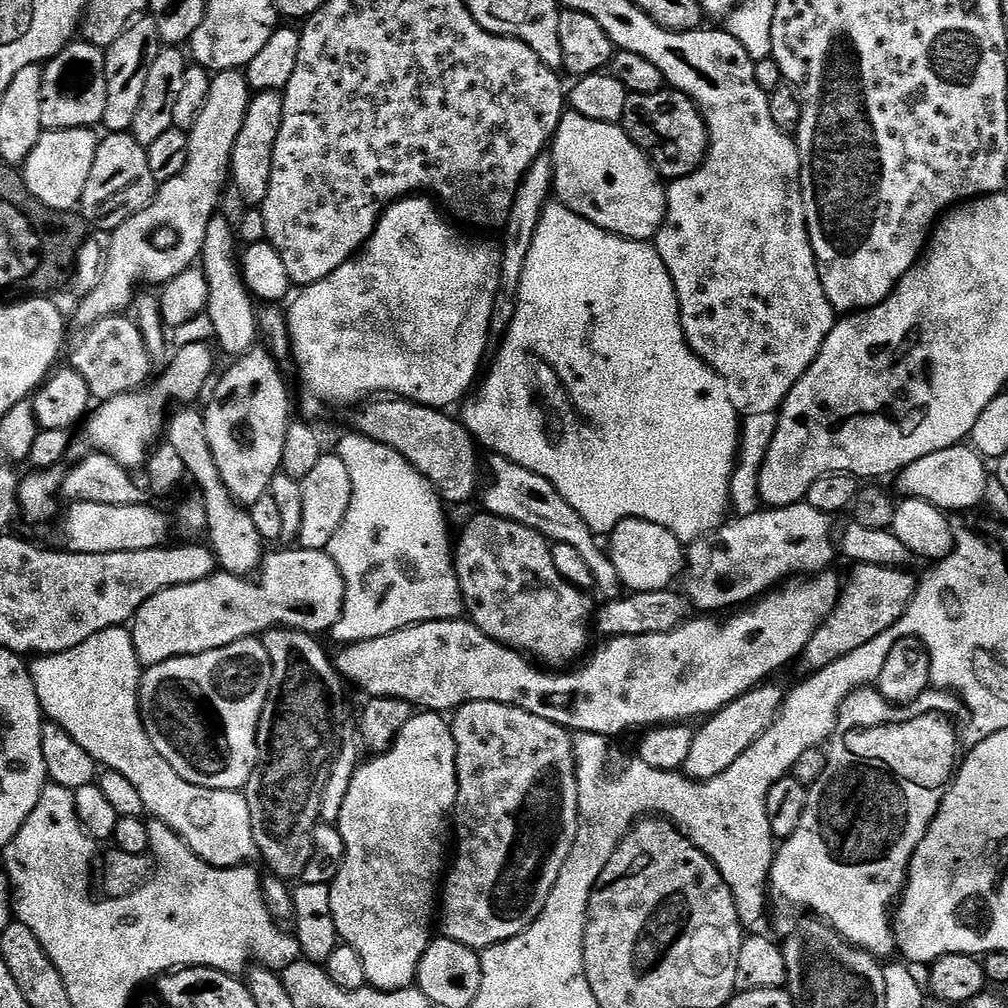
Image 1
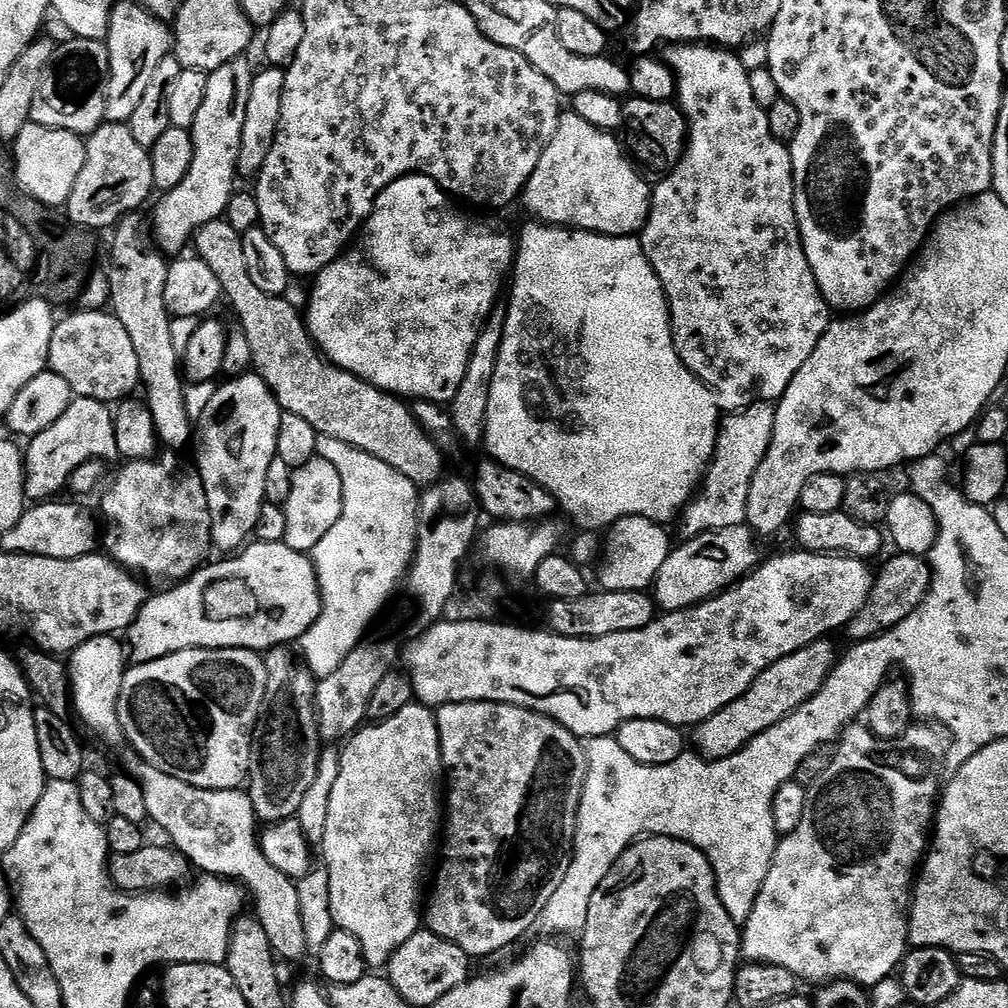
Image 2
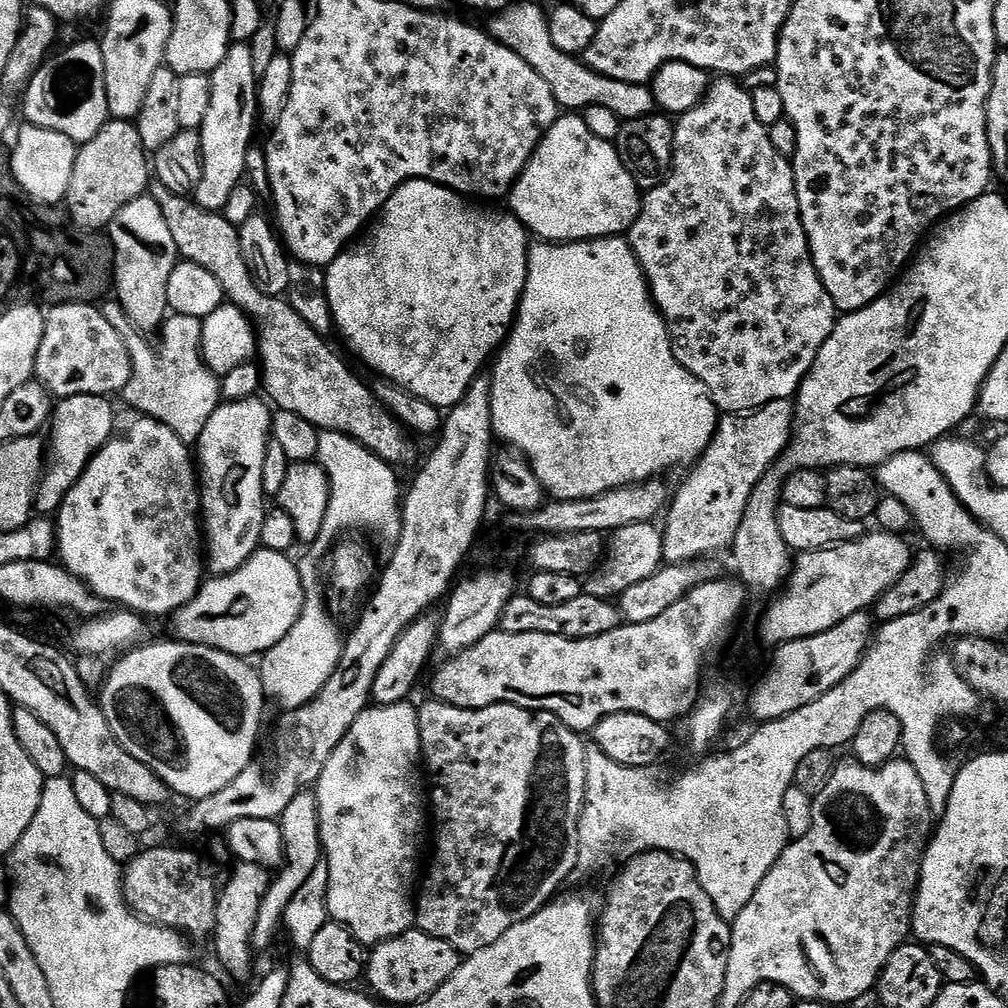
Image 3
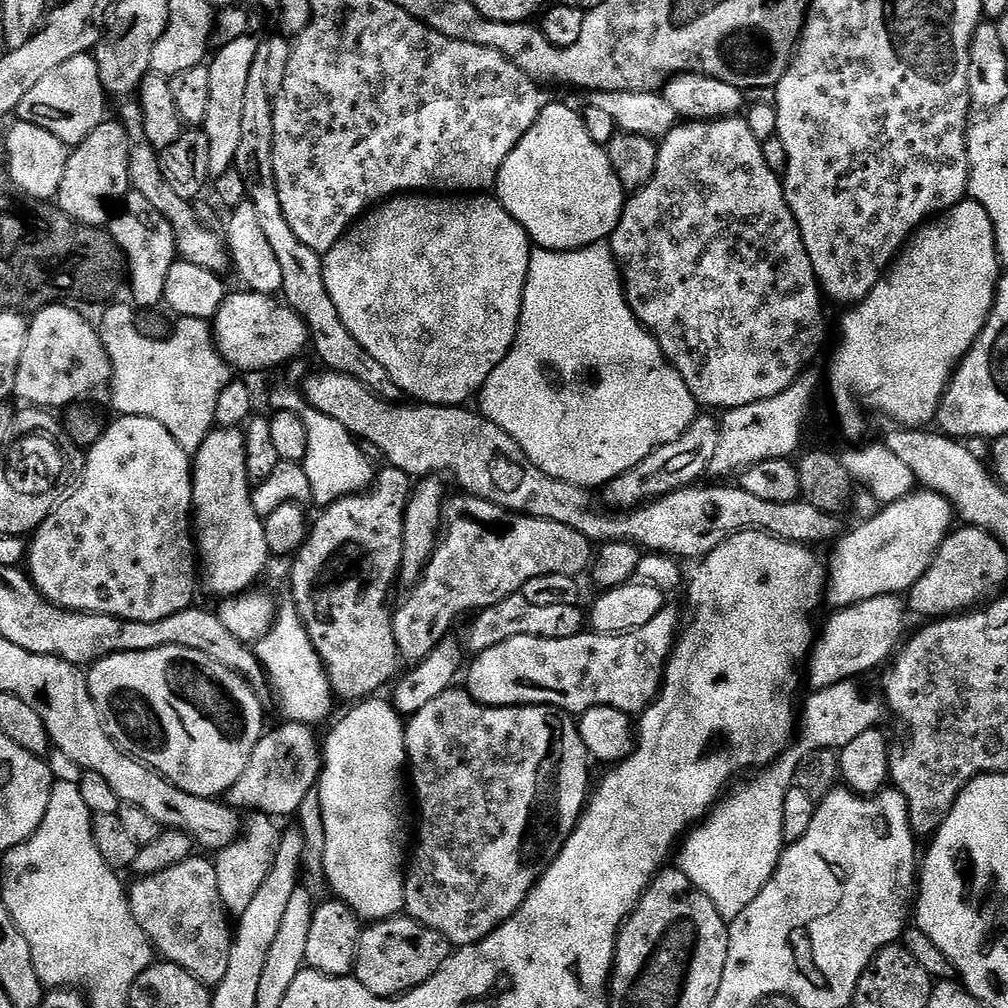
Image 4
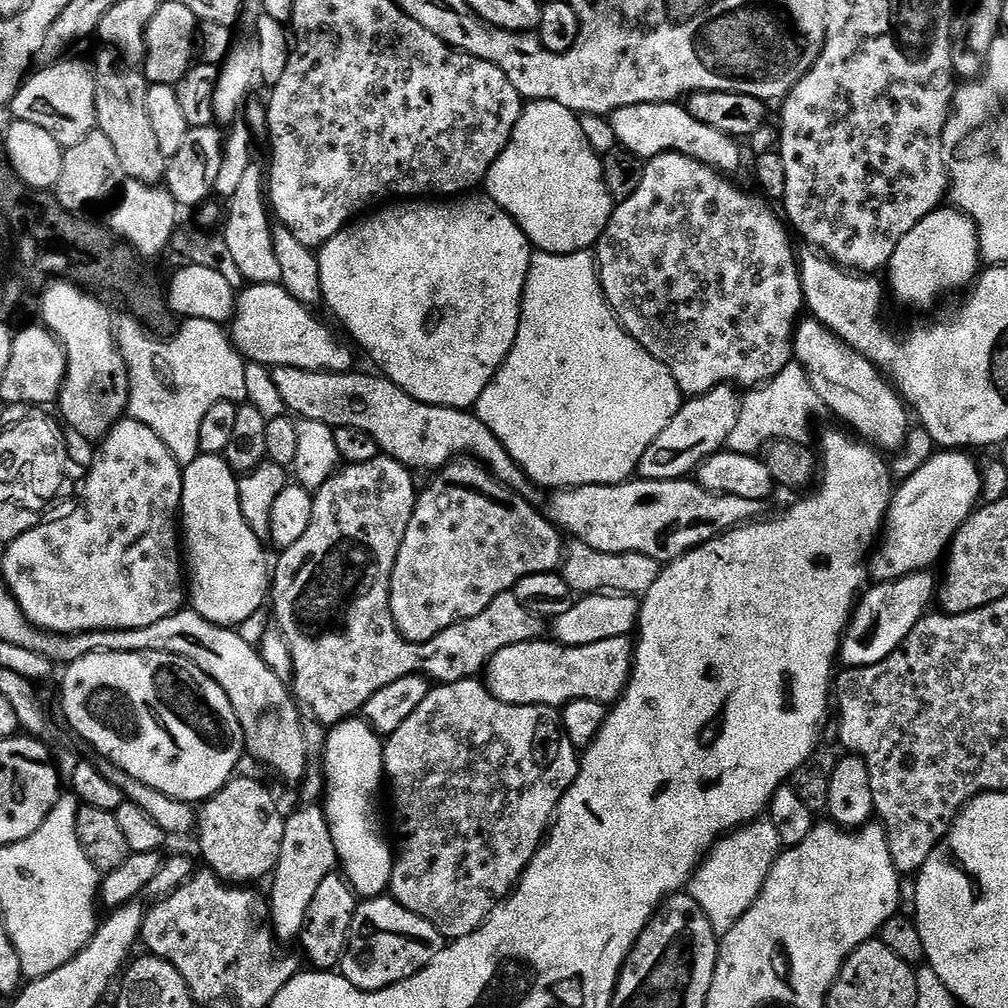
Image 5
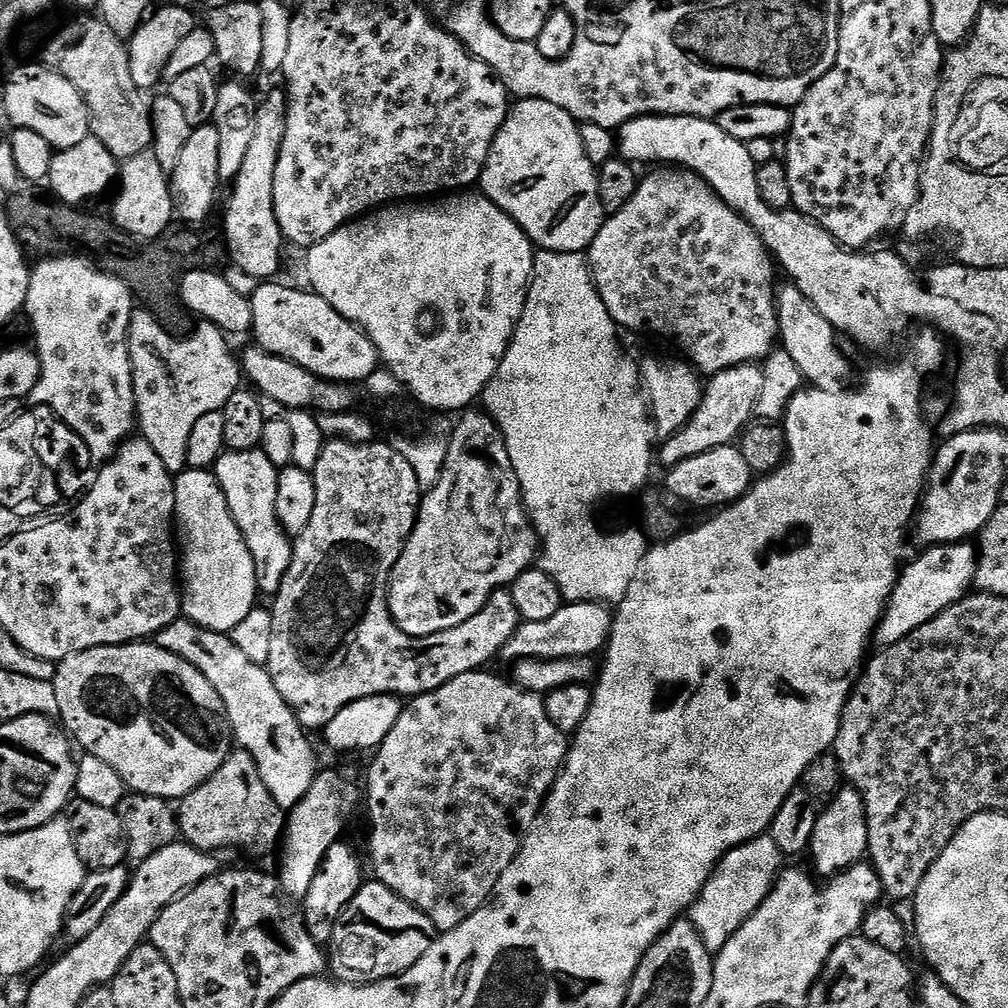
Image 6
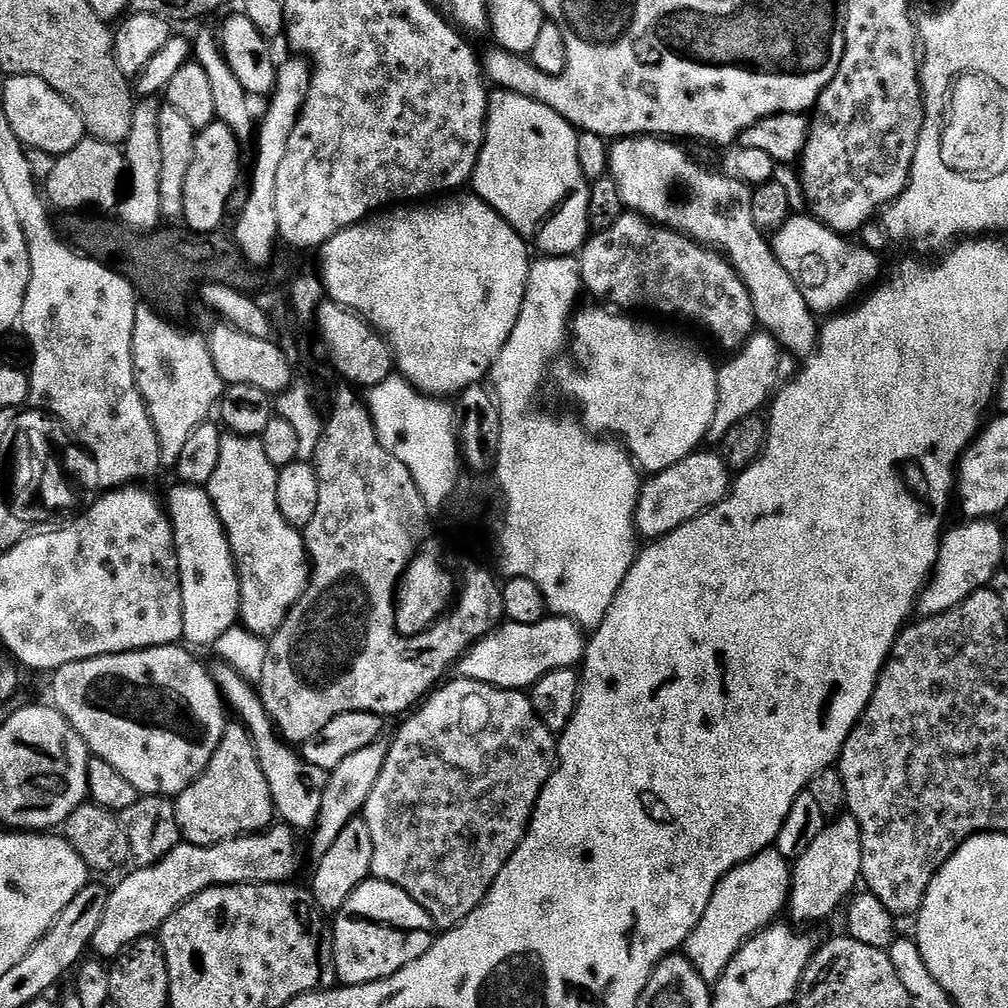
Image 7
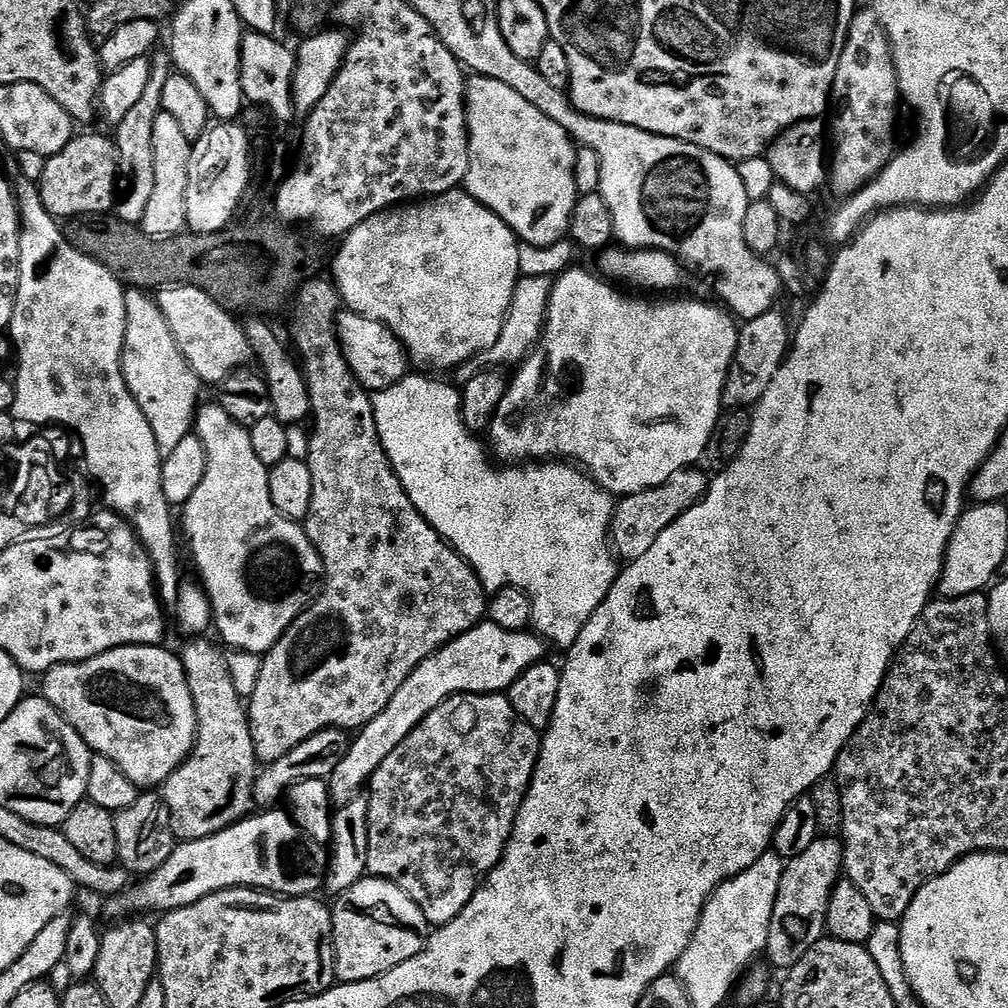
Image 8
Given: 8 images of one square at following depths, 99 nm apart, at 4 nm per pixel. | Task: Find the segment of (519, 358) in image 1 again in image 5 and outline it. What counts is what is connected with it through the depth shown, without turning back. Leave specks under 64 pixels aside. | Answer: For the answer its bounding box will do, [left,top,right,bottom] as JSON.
[492,251,682,490]

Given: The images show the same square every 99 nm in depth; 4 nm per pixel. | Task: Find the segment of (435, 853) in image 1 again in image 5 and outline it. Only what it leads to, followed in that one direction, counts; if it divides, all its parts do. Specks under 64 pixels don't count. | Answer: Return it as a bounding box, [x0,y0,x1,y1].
[322,718,393,898]

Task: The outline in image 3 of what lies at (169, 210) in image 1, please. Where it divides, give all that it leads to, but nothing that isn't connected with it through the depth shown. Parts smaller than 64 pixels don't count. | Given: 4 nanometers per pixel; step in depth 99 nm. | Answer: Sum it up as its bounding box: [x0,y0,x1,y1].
[194,42,258,212]

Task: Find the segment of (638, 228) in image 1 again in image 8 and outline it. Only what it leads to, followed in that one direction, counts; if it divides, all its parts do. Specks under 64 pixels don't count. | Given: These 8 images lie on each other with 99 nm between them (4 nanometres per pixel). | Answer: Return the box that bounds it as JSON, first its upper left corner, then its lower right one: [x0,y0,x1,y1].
[463,75,578,248]

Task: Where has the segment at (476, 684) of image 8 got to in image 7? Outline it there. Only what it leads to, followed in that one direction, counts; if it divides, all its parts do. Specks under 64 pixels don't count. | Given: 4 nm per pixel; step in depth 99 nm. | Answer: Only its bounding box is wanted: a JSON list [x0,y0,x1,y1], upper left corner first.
[311,615,586,858]

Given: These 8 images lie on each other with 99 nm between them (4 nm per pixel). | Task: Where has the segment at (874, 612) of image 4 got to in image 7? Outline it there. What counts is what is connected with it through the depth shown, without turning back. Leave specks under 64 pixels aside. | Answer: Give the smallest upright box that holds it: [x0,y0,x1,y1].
[918,518,1004,617]

